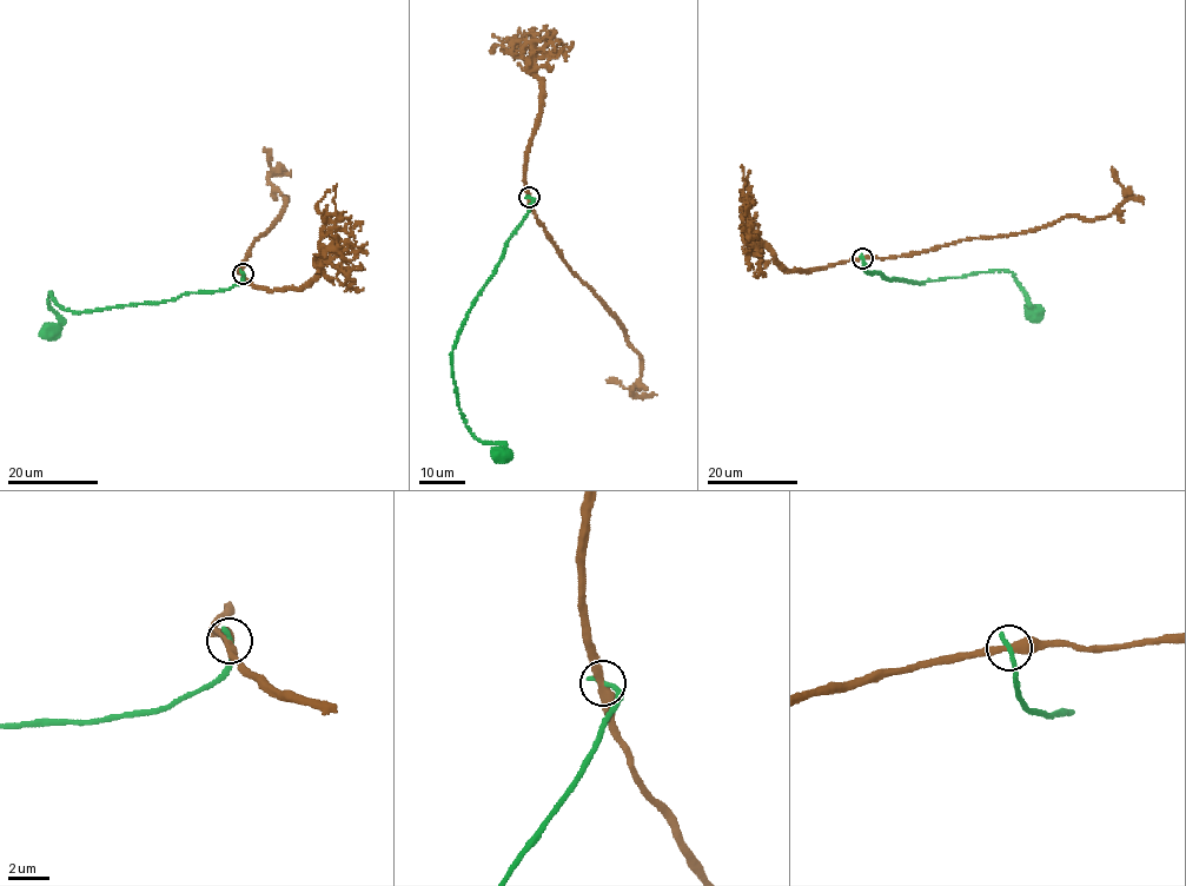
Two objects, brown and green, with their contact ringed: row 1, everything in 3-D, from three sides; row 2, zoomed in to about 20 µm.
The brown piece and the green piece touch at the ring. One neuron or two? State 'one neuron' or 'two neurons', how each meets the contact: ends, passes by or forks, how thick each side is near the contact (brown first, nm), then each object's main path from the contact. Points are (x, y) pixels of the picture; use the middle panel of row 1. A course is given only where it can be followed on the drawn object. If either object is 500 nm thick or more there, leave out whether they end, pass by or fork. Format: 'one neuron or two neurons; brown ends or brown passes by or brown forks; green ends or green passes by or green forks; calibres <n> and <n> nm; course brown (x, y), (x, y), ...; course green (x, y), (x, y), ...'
two neurons; brown passes by; green ends; calibres 400 and 280 nm; course brown (529, 197), (536, 219), (574, 272), (615, 315), (628, 344), (640, 357), (640, 382), (631, 394), (607, 381); course green (529, 197), (528, 213), (466, 315), (451, 352), (452, 381), (466, 428), (483, 442), (505, 444), (501, 455)

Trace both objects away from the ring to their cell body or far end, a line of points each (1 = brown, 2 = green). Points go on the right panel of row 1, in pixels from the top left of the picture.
1: (862, 258), (912, 256), (966, 239), (1034, 231), (1067, 216), (1107, 217), (1127, 197), (1113, 167)
2: (862, 258), (868, 272), (919, 283), (1006, 270), (1021, 288), (1033, 313)

